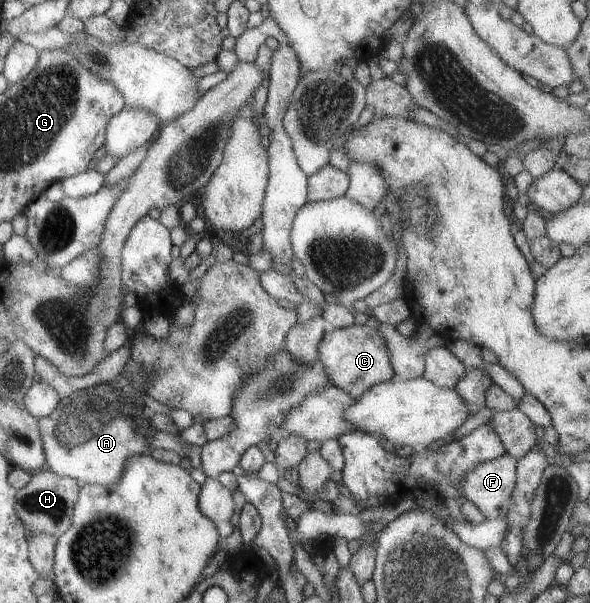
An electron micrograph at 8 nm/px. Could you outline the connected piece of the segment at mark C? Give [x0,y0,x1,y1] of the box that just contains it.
[318,324,394,398]

